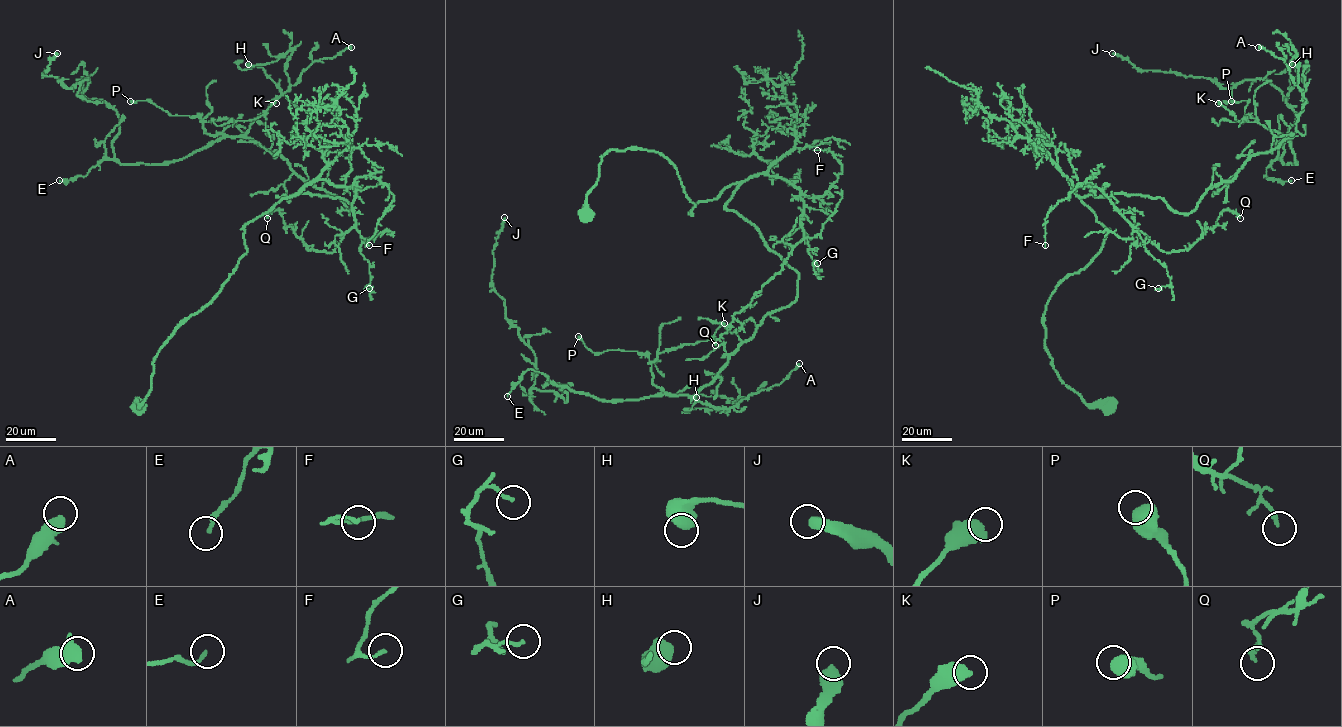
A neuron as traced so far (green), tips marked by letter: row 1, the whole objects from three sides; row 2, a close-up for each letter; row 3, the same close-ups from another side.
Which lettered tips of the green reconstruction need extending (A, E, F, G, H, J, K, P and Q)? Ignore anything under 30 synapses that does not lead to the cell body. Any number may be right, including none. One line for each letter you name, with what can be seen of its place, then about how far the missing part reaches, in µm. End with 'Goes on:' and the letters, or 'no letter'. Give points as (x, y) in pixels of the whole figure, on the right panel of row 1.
Goes on: no letter

